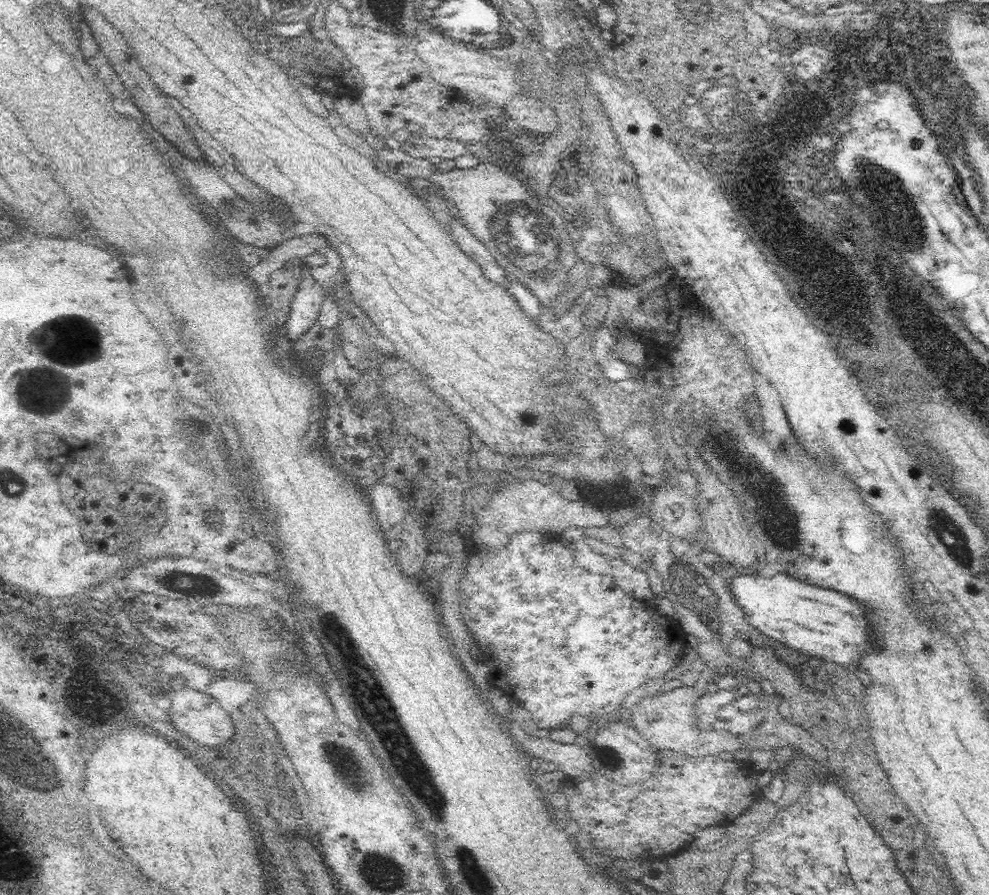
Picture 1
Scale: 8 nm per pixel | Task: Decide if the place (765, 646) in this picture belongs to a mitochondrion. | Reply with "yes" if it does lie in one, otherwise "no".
no

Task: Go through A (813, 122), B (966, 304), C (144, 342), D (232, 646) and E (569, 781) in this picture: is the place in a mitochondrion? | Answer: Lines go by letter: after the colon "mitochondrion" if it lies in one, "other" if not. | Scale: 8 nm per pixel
A: mitochondrion
B: other
C: other
D: other
E: other

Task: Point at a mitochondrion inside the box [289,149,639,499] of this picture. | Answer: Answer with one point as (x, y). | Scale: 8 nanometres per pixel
(523, 240)

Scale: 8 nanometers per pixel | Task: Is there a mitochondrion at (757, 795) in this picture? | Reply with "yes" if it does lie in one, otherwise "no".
no

